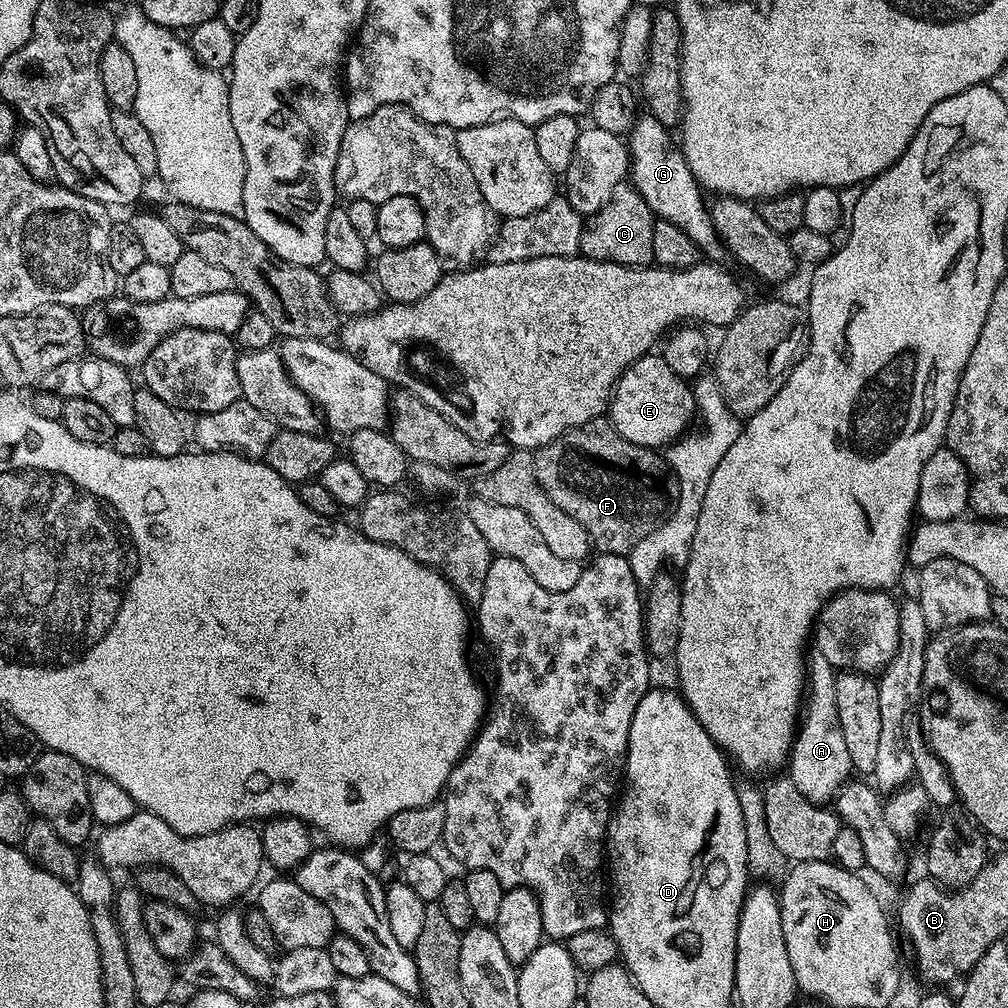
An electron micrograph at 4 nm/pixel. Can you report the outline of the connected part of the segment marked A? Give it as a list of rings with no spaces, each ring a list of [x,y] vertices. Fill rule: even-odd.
[[[813,651],[807,657],[806,699],[786,765],[787,779],[792,780],[810,802],[821,806],[835,801],[836,793],[848,783],[854,772],[850,754],[846,751],[846,738],[842,735],[842,722],[838,722],[838,702],[834,691],[836,673],[837,669],[832,668],[820,652]]]

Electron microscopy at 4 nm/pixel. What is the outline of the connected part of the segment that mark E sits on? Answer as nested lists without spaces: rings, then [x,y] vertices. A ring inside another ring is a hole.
[[[649,354],[634,361],[616,381],[607,415],[626,442],[660,450],[689,431],[688,423],[691,420],[693,423],[697,415],[696,399],[692,397],[689,381],[674,374],[663,355]]]

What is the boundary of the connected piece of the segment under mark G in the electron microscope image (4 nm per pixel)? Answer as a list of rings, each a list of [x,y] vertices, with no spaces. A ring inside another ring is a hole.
[[[647,114],[641,115],[632,125],[632,131],[626,136],[631,161],[630,183],[646,202],[646,206],[650,206],[653,216],[674,222],[678,230],[690,234],[694,246],[698,246],[709,261],[723,261],[726,249],[712,225],[712,213],[706,200],[704,204],[701,186],[694,178],[683,151],[677,145],[675,148],[668,136],[671,136],[669,129]]]

